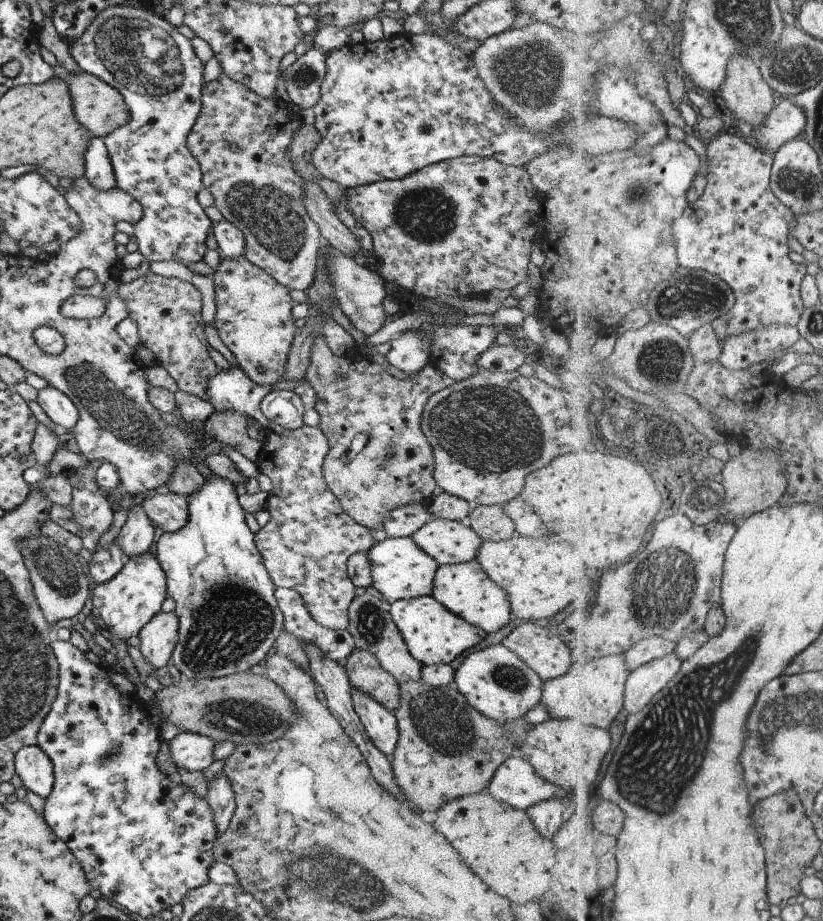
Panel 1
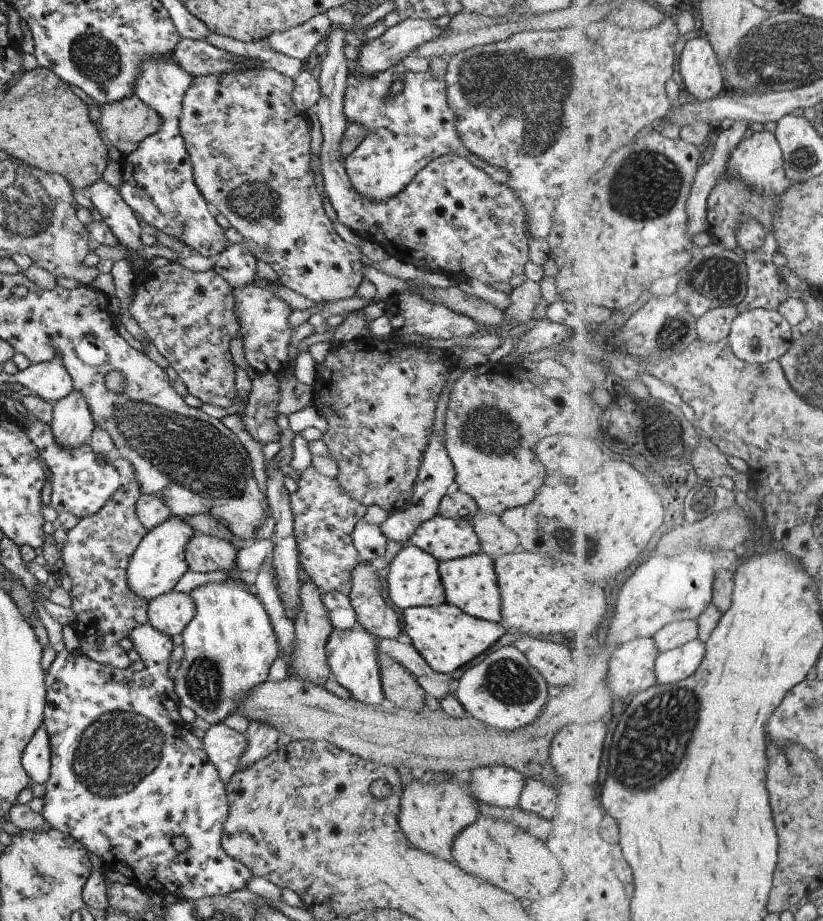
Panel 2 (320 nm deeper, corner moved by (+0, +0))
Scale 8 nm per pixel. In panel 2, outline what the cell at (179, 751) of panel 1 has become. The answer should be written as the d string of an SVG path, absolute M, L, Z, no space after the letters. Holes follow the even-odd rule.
M222 722L217 723L204 732L202 747L225 786L247 748L246 733L237 732Z

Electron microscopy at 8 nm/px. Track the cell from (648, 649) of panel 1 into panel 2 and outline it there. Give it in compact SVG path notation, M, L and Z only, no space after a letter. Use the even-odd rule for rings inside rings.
M682 620L666 624L653 637L655 648L658 648L659 652L662 653L697 639L699 636L697 622L698 620Z

